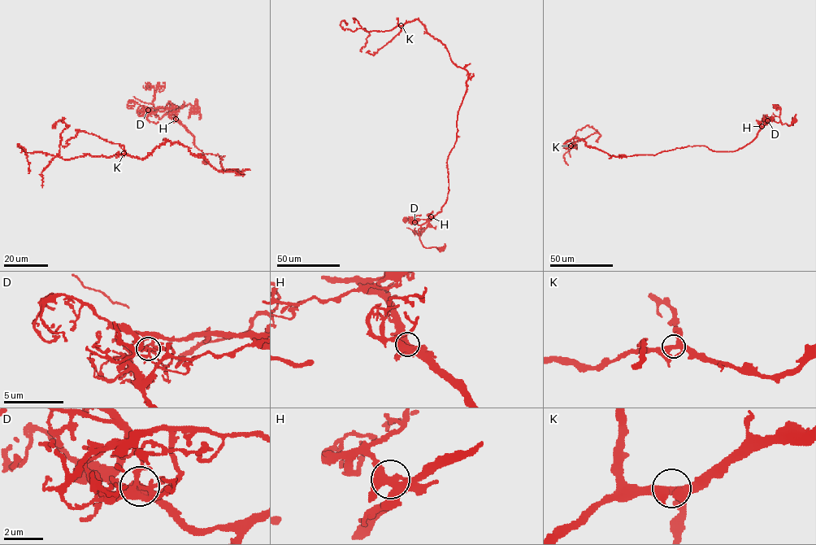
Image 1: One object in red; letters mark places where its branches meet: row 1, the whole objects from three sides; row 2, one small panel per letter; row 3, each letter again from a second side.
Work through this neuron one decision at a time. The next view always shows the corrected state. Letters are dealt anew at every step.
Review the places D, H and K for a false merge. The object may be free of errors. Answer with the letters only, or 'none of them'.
D

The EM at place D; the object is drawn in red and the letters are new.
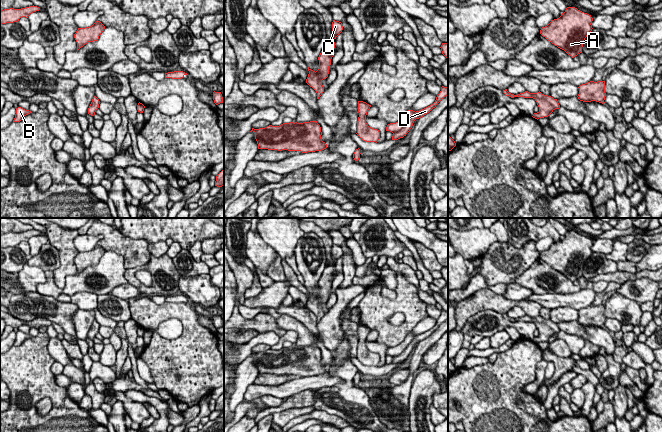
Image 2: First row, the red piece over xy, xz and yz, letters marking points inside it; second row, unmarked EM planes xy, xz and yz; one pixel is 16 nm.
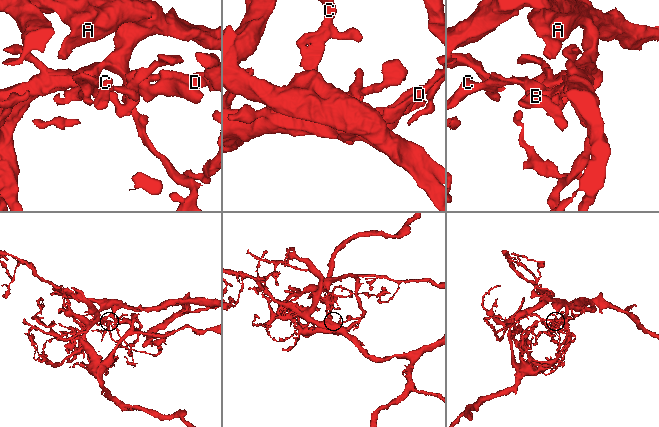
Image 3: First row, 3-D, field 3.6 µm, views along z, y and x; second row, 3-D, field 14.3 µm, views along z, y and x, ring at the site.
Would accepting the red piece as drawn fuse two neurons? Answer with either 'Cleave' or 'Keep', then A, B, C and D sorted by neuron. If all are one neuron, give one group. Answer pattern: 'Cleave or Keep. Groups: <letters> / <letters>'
Cleave. Groups: A B C / D

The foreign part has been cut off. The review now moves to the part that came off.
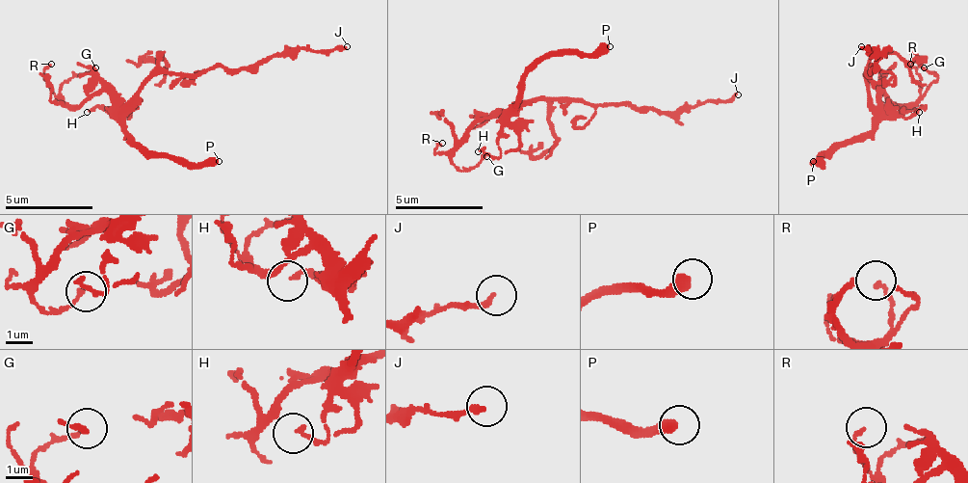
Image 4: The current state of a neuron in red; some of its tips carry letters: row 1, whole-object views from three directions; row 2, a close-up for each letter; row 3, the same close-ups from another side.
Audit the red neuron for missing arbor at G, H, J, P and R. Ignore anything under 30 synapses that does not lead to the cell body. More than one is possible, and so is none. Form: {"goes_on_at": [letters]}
{"goes_on_at": ["P"]}

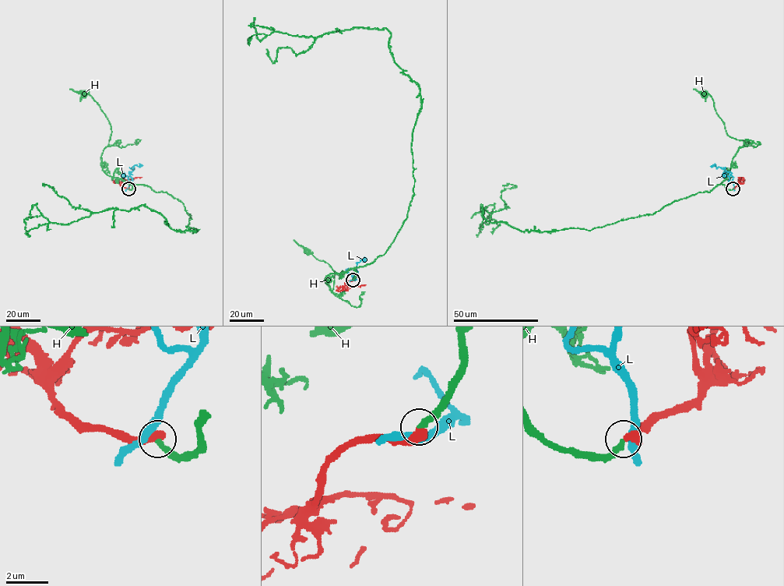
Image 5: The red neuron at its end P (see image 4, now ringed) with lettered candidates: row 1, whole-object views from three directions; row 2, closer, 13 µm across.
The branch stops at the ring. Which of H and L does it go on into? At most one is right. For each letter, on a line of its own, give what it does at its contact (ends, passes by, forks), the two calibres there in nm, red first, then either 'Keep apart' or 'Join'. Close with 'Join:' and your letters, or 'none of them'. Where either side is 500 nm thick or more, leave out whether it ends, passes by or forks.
H: It ends there. Thickness 440 nm (red) against 260 nm. Join
L: Thickness 500 nm (red) against 320 nm. Keep apart
Join: H

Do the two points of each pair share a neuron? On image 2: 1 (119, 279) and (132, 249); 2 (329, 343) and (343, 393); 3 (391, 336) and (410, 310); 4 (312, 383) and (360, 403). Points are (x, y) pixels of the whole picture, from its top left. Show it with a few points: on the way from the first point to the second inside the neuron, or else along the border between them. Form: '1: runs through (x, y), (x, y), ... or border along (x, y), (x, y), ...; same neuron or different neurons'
1: border along (107, 250), (113, 250), (122, 256), (125, 269); different neurons
2: border along (344, 334), (338, 345), (331, 351); different neurons
3: runs through (398, 333), (410, 321), (410, 317); same neuron
4: border along (344, 381), (331, 386), (324, 386), (314, 391); different neurons

